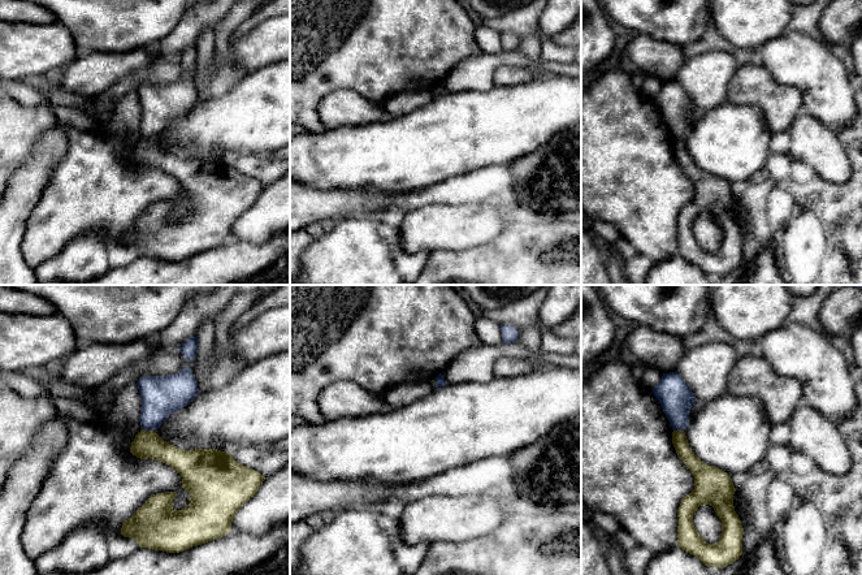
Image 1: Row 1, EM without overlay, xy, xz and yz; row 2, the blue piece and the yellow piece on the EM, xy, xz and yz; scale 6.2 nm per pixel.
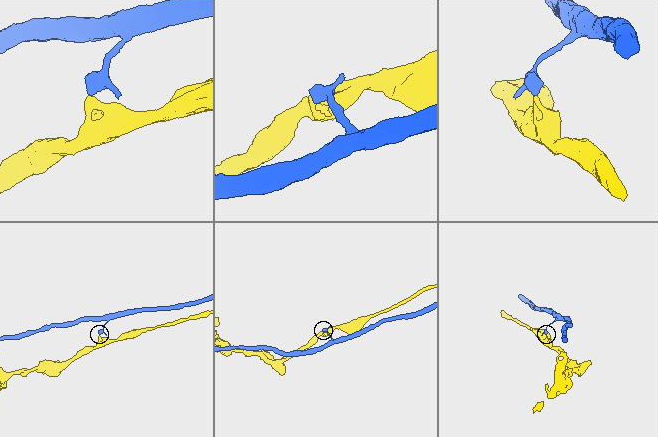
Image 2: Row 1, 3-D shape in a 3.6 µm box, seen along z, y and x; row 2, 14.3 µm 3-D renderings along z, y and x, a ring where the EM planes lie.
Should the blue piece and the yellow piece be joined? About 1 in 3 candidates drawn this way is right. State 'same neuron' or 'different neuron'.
different neuron

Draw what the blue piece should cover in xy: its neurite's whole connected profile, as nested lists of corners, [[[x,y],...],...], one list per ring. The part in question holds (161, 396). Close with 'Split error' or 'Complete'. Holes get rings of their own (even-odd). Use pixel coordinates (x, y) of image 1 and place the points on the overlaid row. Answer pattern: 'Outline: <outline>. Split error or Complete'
Outline: [[[190,367],[179,373],[166,376],[143,376],[137,382],[142,406],[140,428],[155,431],[170,414],[189,405],[199,388]]]. Complete

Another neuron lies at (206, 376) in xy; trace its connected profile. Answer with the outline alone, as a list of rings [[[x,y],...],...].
[[[204,320],[198,333],[198,353],[200,363],[195,373],[198,388],[200,392],[208,392],[217,382],[216,368],[207,362],[207,358],[215,345],[213,320]]]

